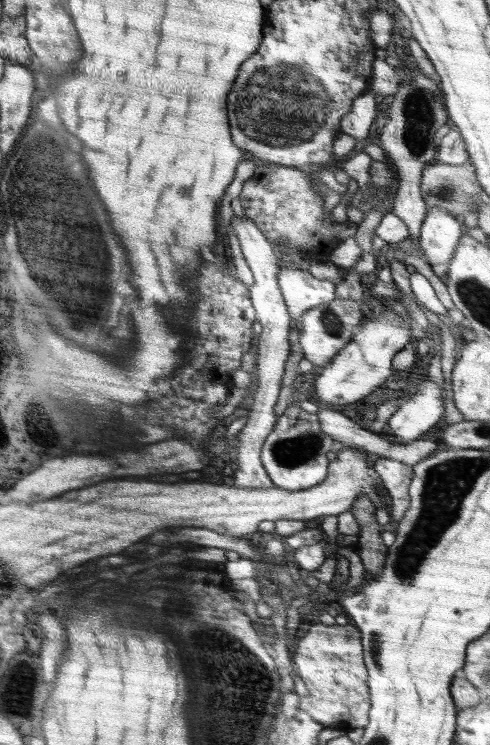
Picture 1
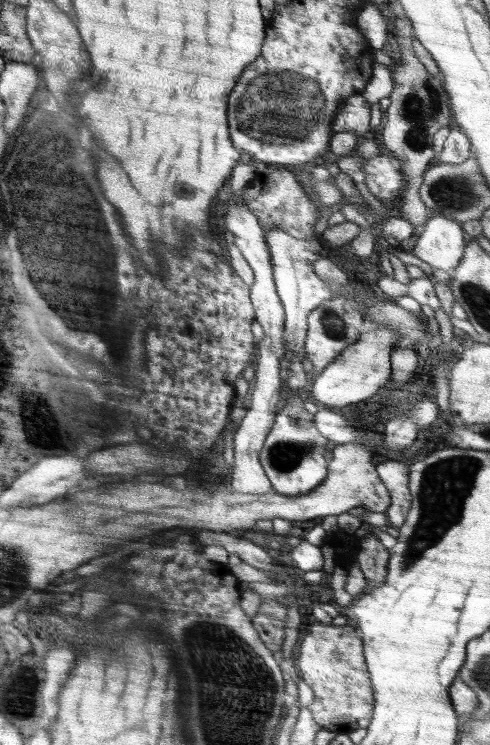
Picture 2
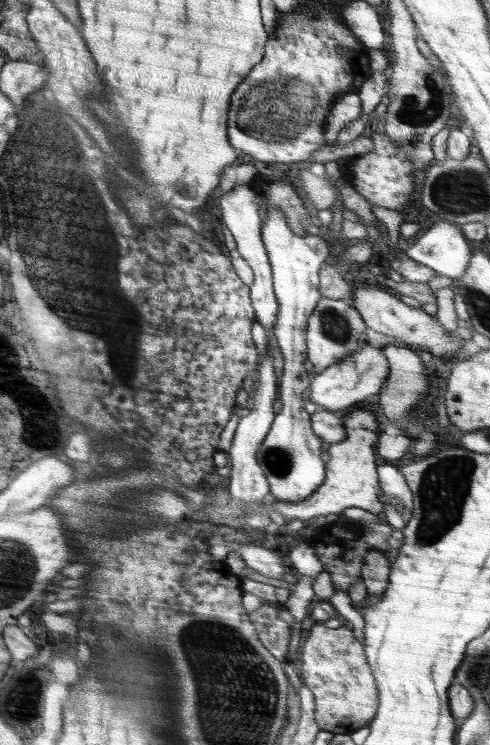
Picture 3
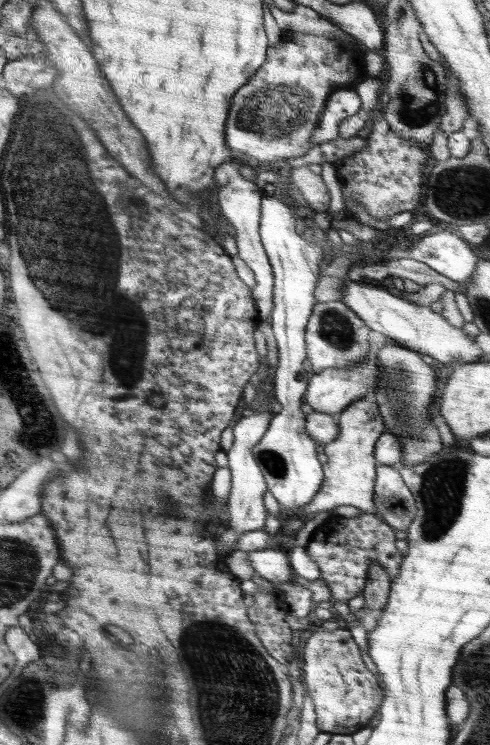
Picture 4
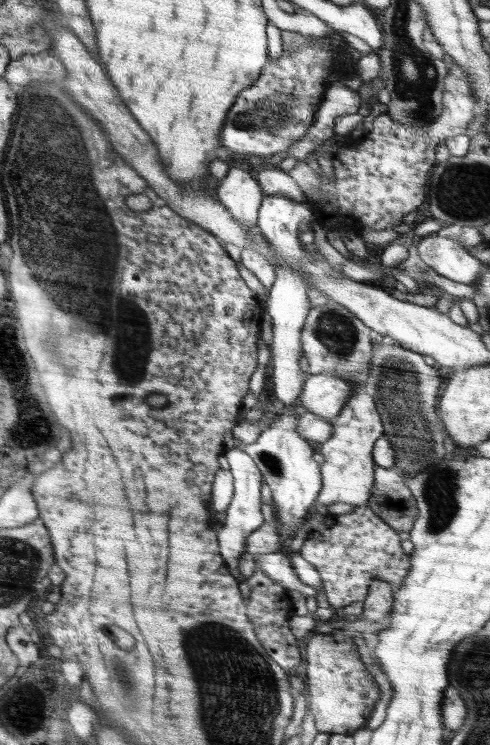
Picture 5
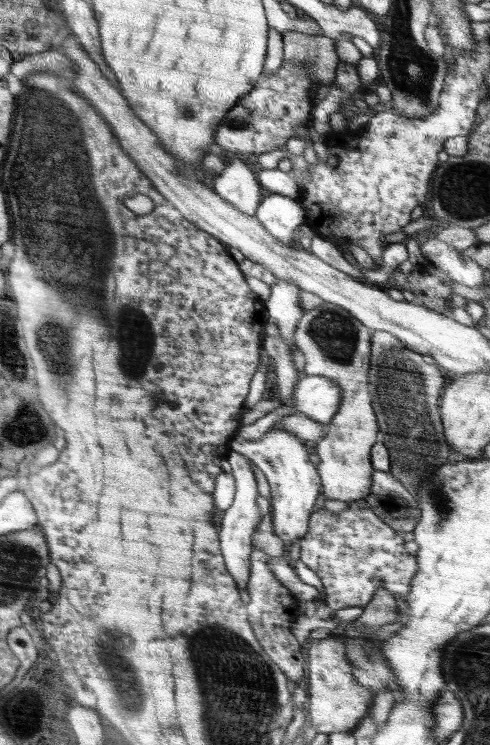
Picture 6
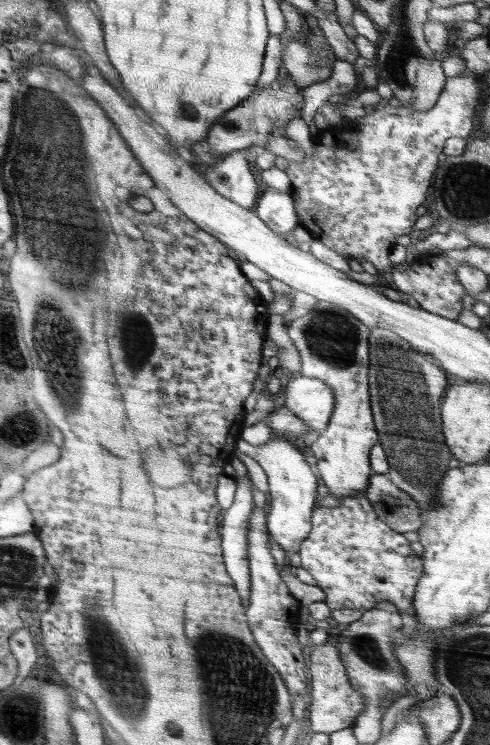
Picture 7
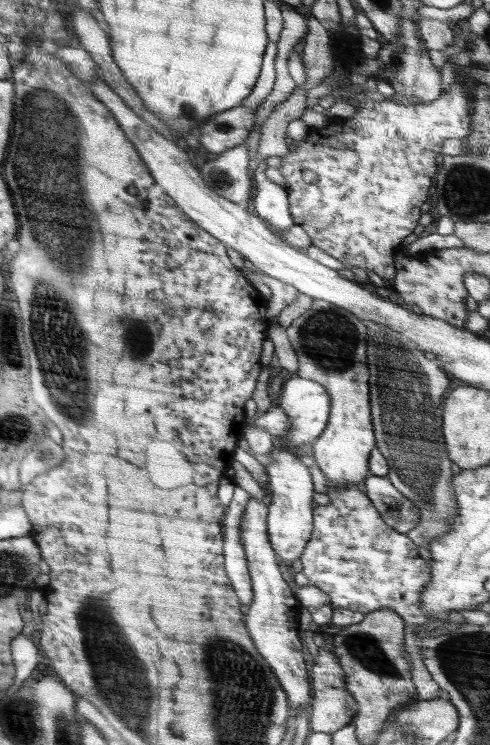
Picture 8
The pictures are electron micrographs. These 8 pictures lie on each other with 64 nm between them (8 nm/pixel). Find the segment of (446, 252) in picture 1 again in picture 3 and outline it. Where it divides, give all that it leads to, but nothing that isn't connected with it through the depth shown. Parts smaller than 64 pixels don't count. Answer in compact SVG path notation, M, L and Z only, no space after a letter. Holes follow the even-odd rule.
M439 218L432 221L426 232L405 254L420 264L426 264L438 274L456 280L468 267L472 247L473 244L464 236L459 225Z

